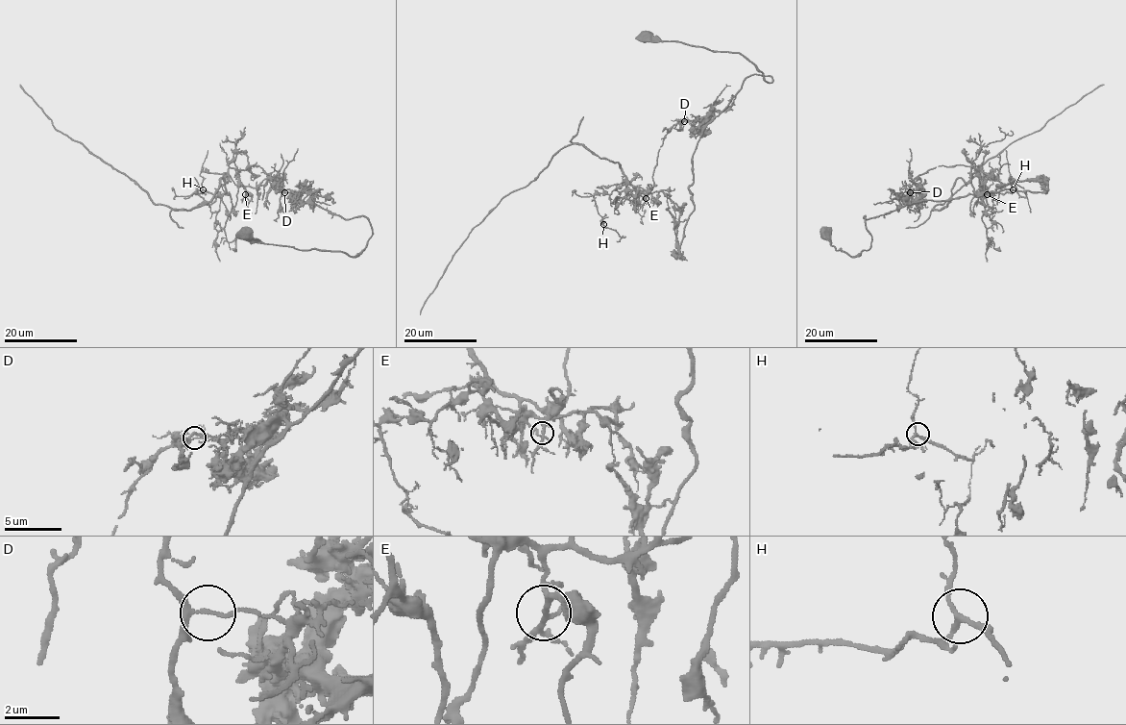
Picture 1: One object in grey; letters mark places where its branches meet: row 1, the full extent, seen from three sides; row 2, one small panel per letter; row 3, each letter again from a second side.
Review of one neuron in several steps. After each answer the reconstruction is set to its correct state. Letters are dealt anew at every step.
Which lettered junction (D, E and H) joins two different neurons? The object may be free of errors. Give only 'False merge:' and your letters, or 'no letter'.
False merge: D

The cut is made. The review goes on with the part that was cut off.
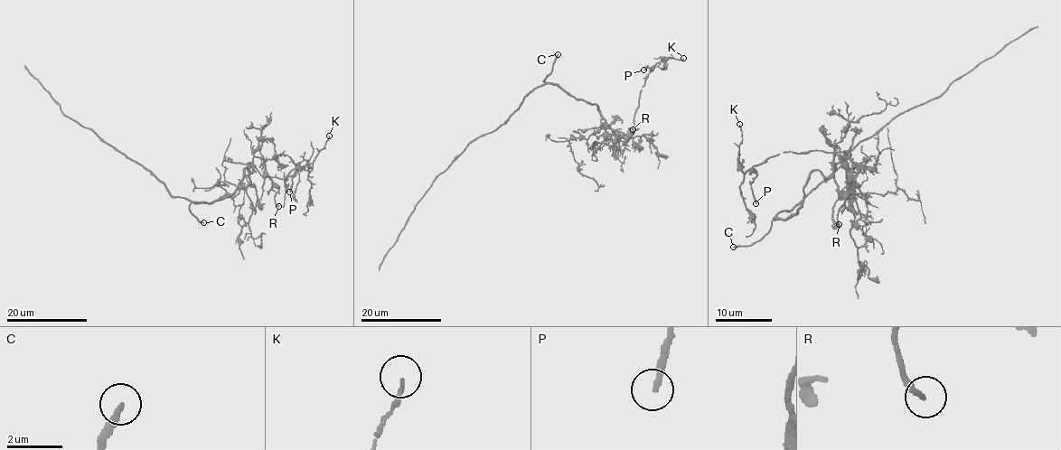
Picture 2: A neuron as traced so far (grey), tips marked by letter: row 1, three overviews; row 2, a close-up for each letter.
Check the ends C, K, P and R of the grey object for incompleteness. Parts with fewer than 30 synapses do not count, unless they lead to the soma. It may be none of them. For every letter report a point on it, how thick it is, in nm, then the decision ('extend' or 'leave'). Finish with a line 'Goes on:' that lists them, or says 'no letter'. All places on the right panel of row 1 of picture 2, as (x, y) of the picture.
C: (733, 247) | 240 nm | extend
K: (739, 124) | 120 nm | leave
P: (755, 203) | 200 nm | leave
R: (839, 224) | 170 nm | leave
Goes on: C

